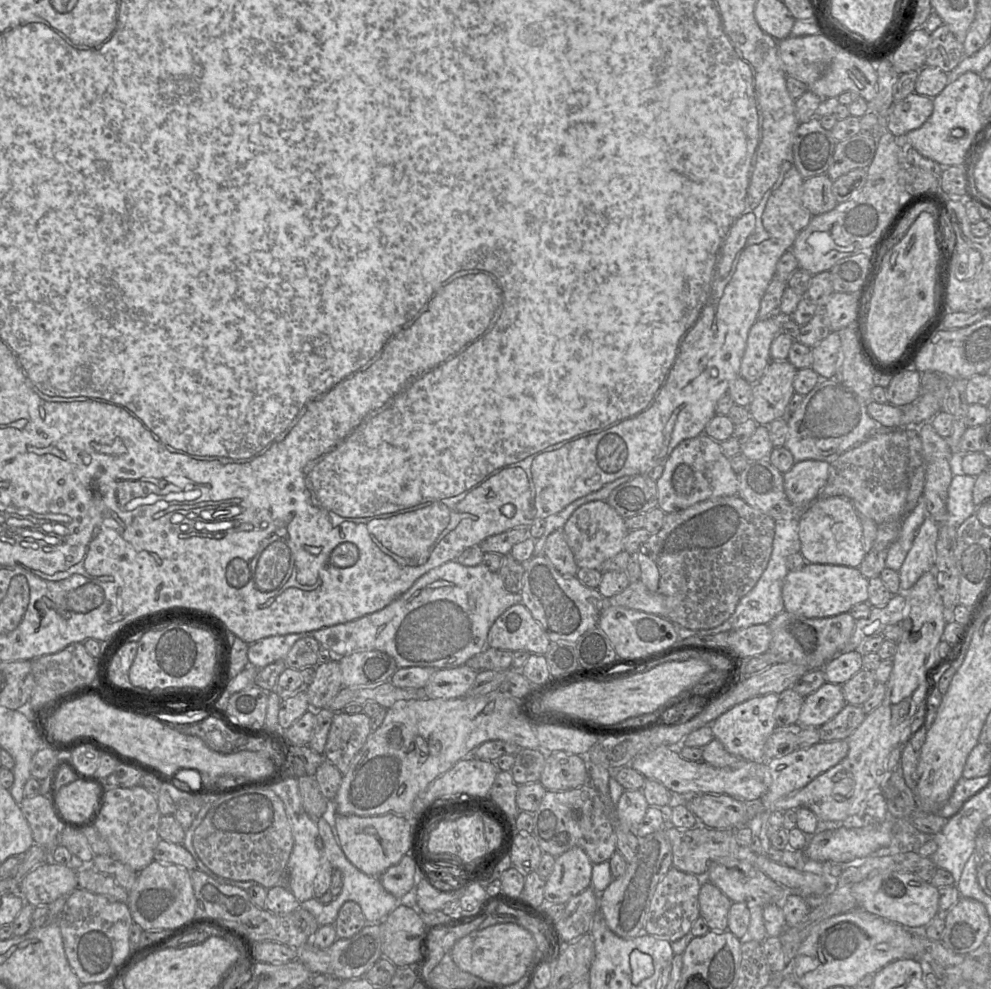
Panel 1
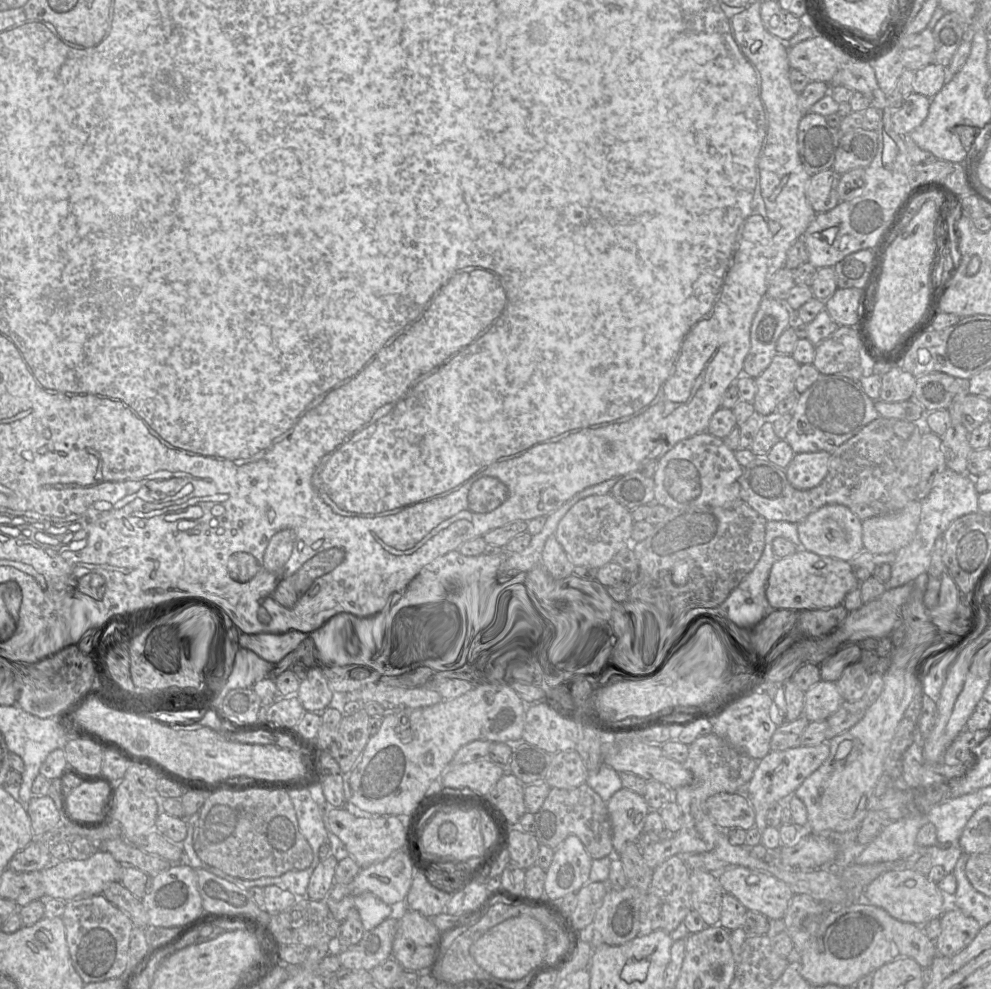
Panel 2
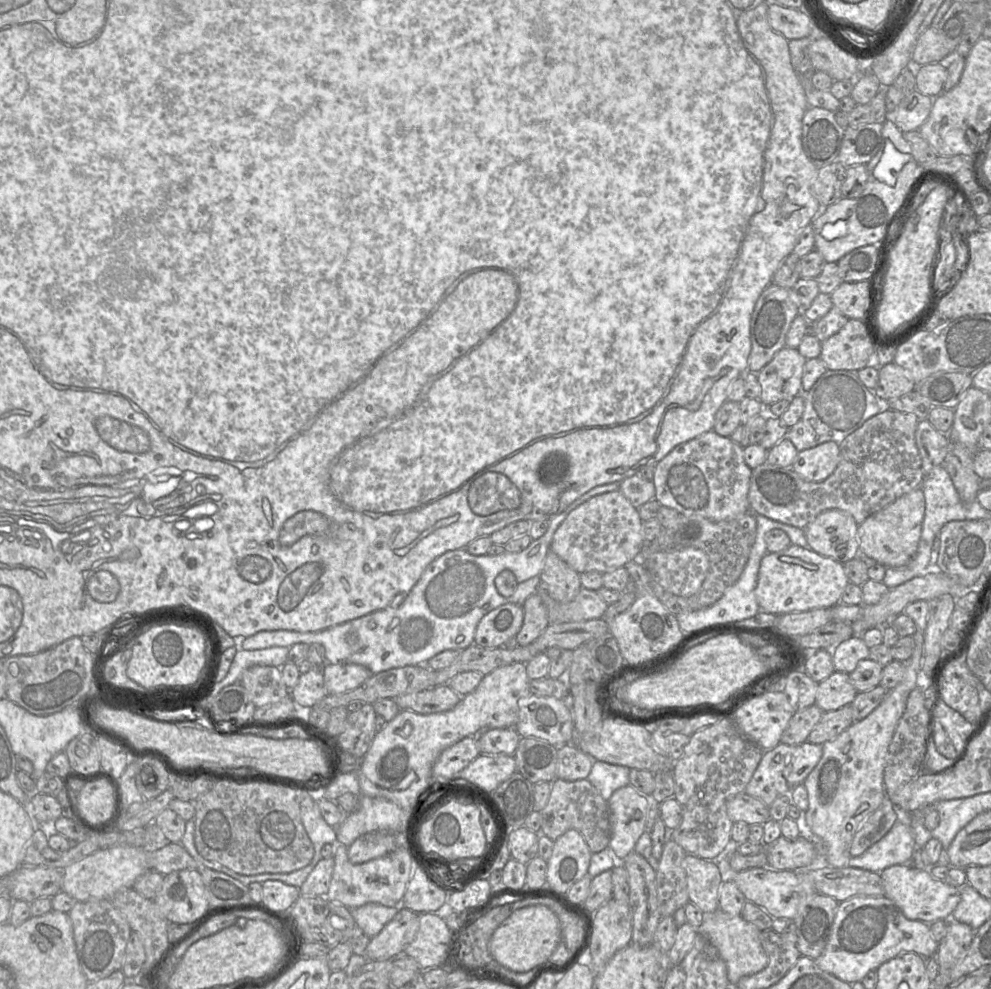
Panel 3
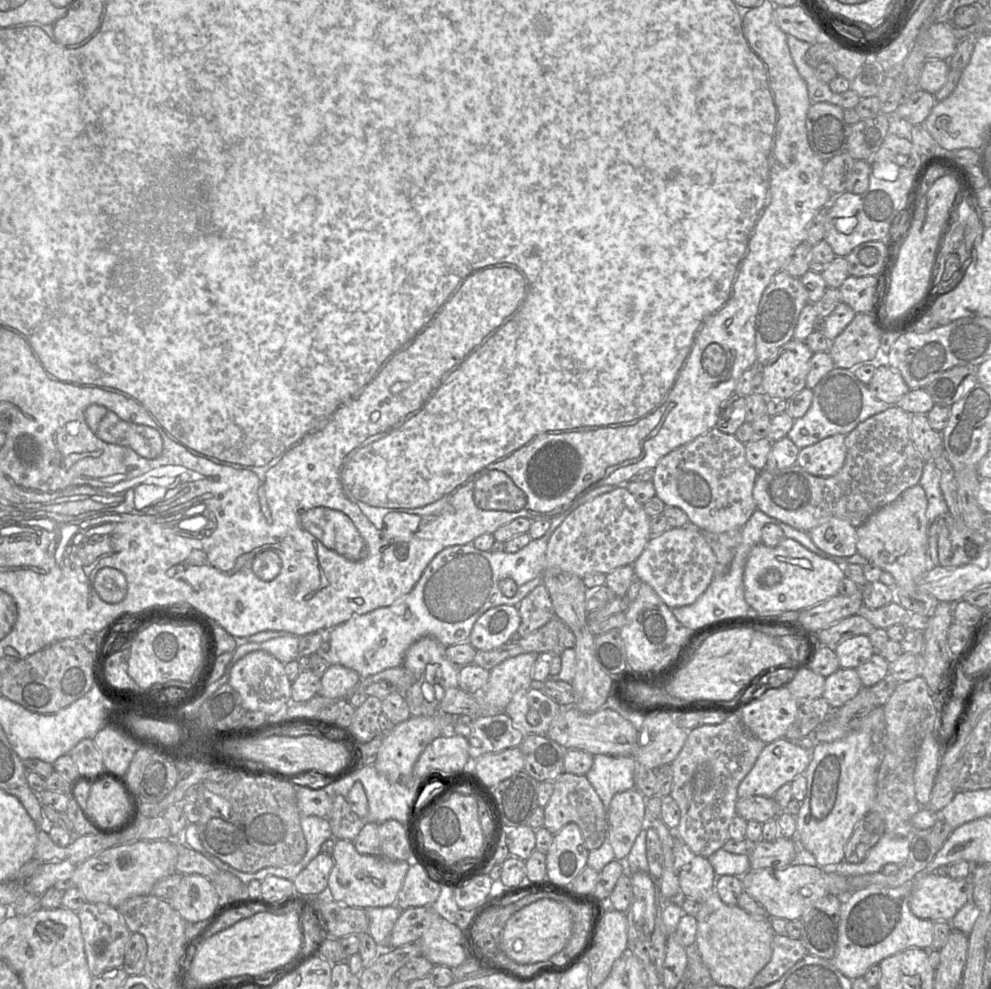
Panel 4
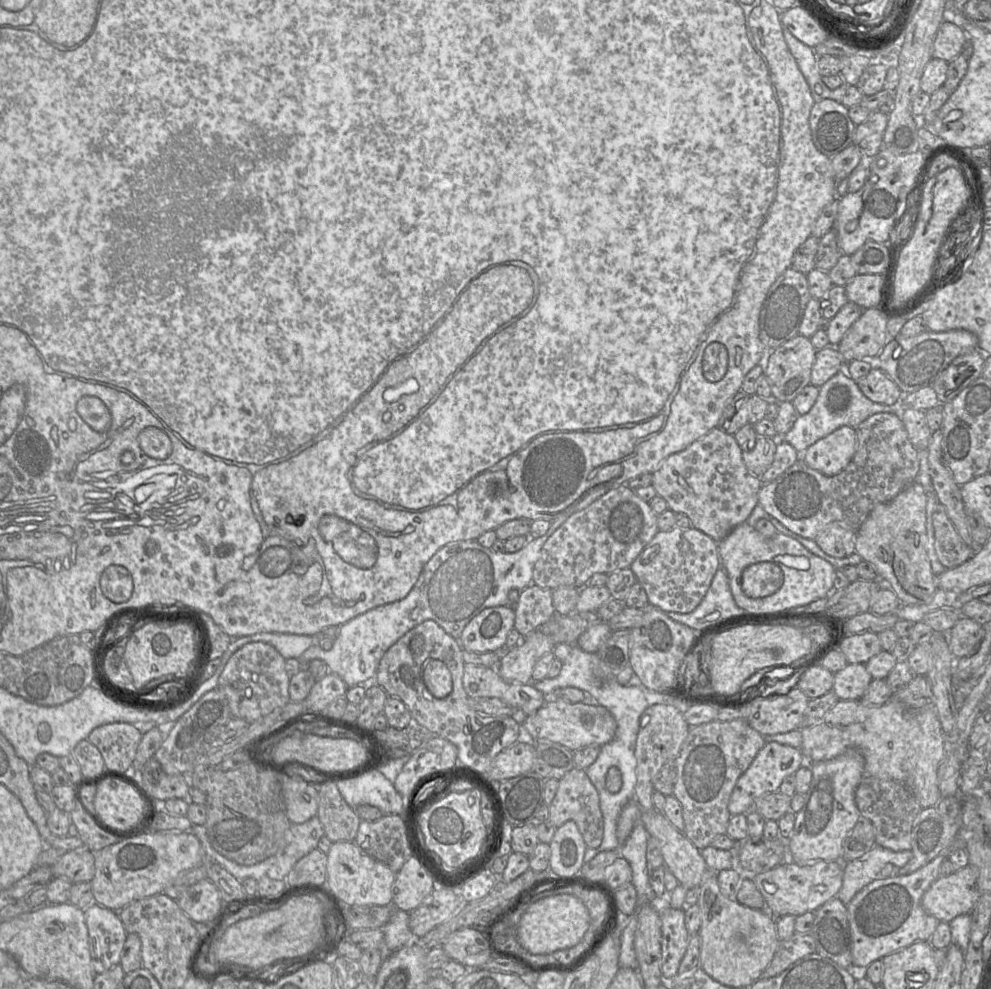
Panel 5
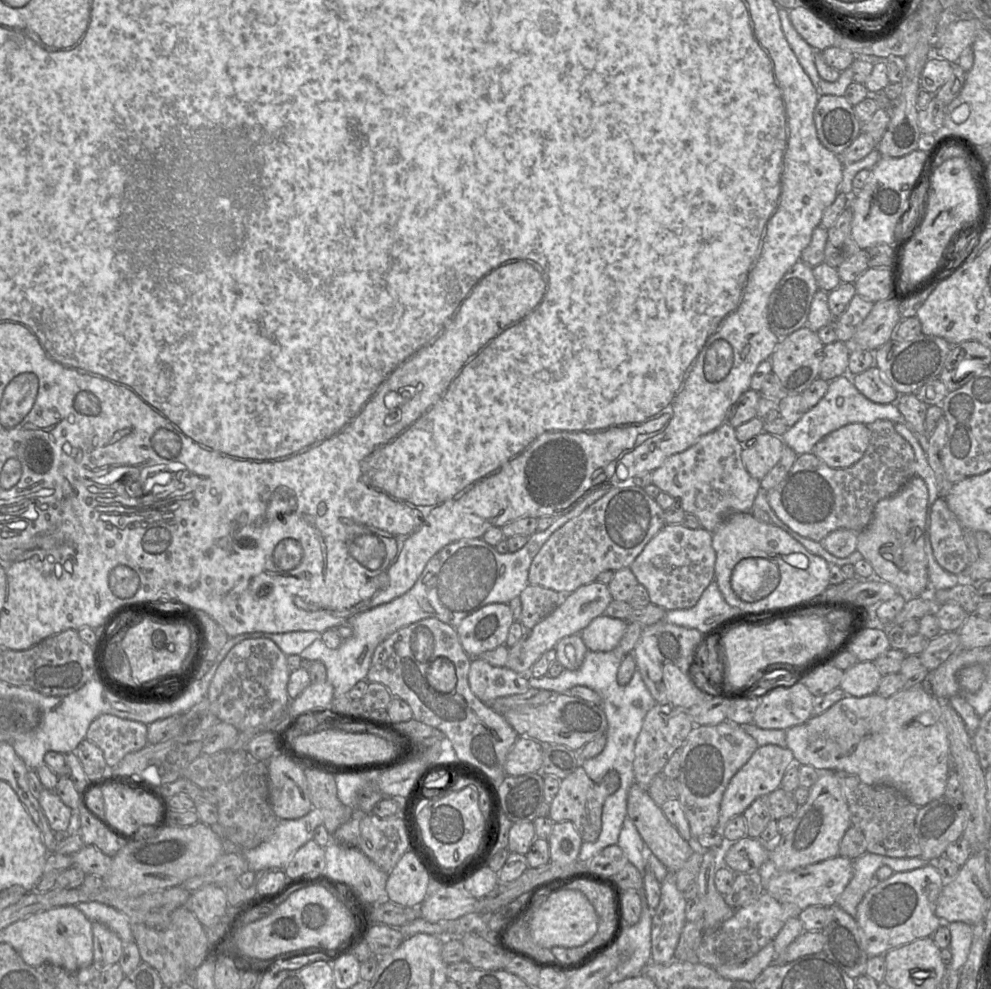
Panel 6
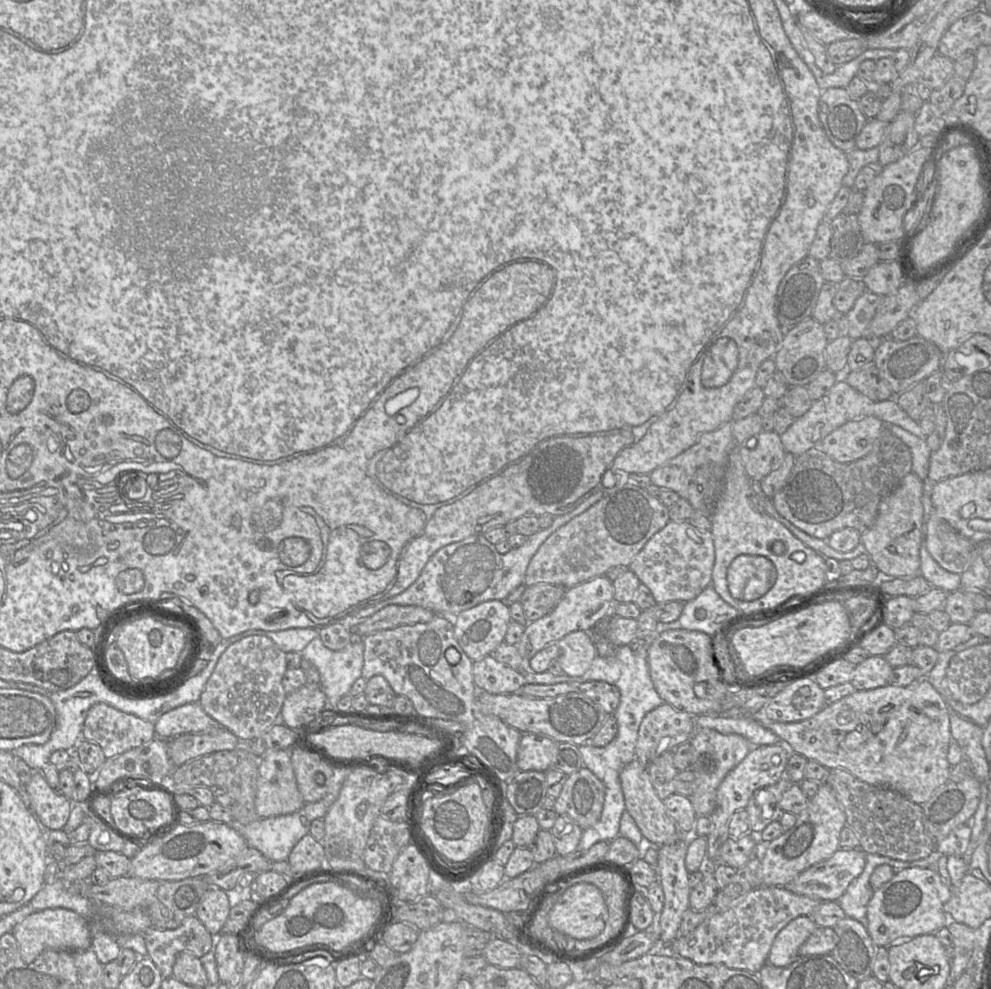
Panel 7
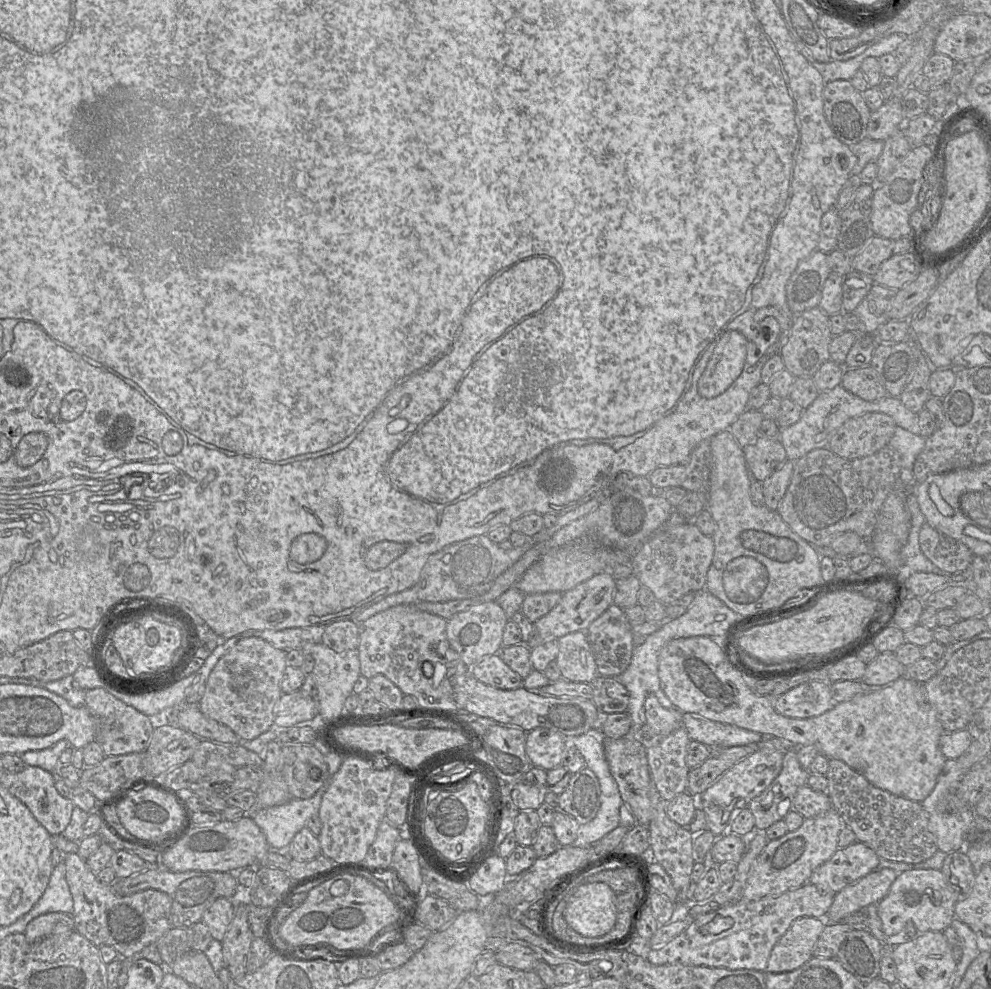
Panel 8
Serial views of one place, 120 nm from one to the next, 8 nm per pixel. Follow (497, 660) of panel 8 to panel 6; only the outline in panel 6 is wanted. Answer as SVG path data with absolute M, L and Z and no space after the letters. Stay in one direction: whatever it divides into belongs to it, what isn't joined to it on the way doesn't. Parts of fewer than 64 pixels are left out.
M472 658L468 674L472 692L483 702L522 694L529 690L527 674L519 674L508 667L496 667L480 658Z

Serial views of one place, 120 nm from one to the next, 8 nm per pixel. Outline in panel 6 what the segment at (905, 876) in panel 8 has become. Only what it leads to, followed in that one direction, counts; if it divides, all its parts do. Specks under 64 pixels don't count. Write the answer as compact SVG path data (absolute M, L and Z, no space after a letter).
M935 862L905 872L894 872L865 894L857 906L856 921L863 933L863 947L869 957L885 955L889 950L917 939L932 937L943 924L935 914L943 881Z

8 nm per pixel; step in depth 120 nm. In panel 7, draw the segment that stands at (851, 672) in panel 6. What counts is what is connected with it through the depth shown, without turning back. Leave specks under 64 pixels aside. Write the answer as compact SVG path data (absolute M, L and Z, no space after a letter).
M869 656L855 666L852 685L856 690L871 690L890 684L894 668L883 656Z

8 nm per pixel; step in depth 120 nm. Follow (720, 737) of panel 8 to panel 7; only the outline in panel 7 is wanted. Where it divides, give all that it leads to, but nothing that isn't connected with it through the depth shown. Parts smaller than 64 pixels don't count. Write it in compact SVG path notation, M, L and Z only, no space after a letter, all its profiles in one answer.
M702 714L694 717L697 728L709 728L722 734L739 734L746 738L751 746L774 745L781 742L775 733L752 716Z

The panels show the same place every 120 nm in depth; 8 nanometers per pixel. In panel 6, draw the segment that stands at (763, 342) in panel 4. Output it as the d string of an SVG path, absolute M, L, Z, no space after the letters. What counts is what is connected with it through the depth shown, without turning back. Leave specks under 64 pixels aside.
M802 260L795 263L781 278L769 299L769 326L779 338L785 338L794 331L806 326L811 302L818 290L813 267Z

